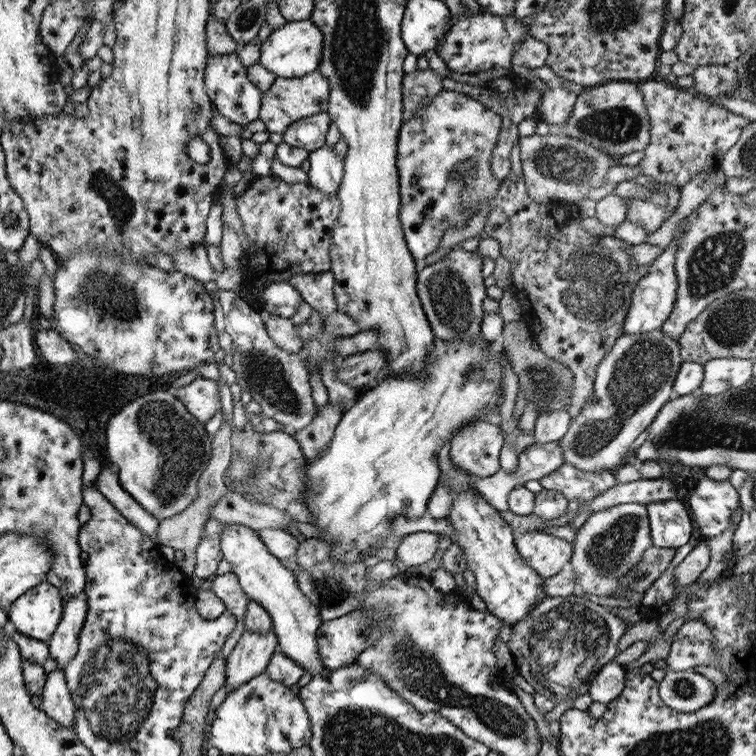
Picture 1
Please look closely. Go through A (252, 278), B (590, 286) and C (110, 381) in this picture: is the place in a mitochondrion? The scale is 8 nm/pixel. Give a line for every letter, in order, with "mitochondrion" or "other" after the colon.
A: other
B: mitochondrion
C: other

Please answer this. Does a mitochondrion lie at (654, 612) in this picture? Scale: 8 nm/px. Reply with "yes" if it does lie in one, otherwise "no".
no

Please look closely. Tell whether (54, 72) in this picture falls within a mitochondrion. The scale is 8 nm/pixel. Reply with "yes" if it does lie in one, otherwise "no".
no

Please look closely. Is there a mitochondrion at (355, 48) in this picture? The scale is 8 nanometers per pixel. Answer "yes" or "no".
yes

